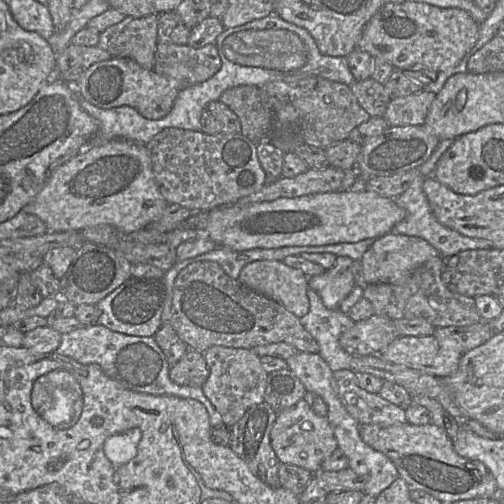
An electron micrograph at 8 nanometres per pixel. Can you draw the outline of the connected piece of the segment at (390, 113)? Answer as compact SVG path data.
M427 88L421 92L392 99L383 117L389 127L423 125L436 94Z

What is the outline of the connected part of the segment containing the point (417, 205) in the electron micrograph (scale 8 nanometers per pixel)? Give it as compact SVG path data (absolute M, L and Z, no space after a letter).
M420 175L410 187L395 199L396 204L406 211L405 218L397 223L391 232L408 236L420 237L429 242L440 256L445 258L455 255L461 251L472 249L490 249L490 241L482 238L471 238L442 225L434 216L428 199L423 191L423 184L426 177Z

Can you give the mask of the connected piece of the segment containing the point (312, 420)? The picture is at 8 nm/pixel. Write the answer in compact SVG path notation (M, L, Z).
M305 399L276 413L276 419L270 432L270 441L281 463L305 468L313 474L321 471L323 461L338 447L327 417L317 415Z

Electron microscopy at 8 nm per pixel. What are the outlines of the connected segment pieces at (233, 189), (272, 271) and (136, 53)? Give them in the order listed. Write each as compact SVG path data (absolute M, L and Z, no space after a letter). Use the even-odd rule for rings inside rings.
M166 128L146 144L146 149L162 196L168 204L178 204L190 211L209 211L235 204L267 184L267 174L258 159L257 144L242 133L208 135L201 131Z
M283 261L251 262L242 268L238 280L251 290L280 303L298 318L309 311L307 275Z
M158 15L127 16L100 34L98 45L114 58L131 59L146 69L154 69L158 44Z

